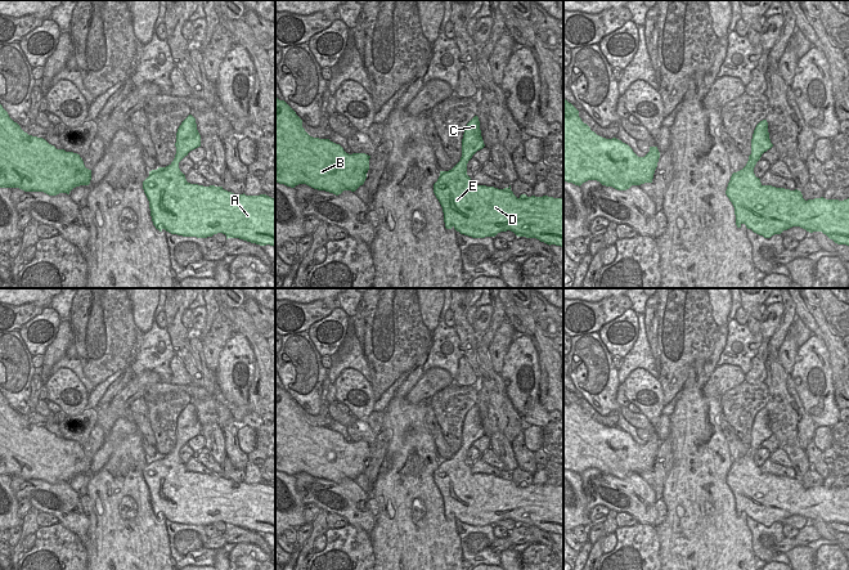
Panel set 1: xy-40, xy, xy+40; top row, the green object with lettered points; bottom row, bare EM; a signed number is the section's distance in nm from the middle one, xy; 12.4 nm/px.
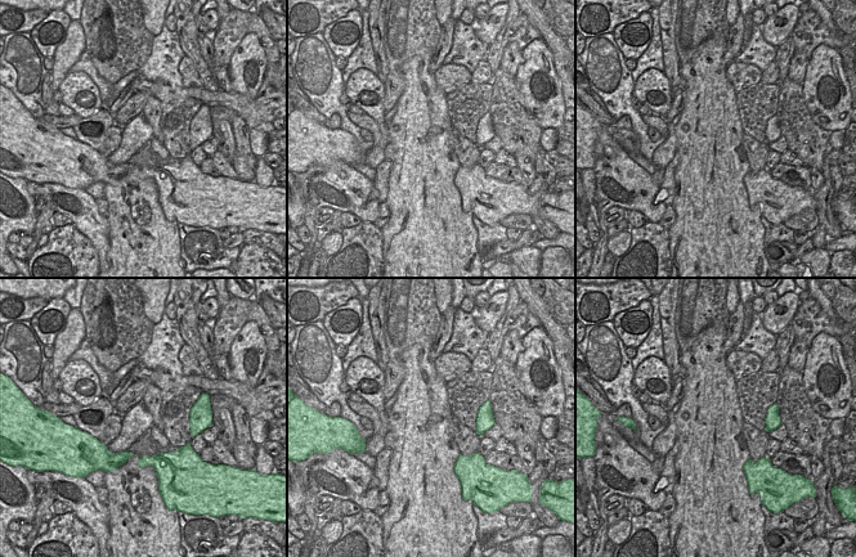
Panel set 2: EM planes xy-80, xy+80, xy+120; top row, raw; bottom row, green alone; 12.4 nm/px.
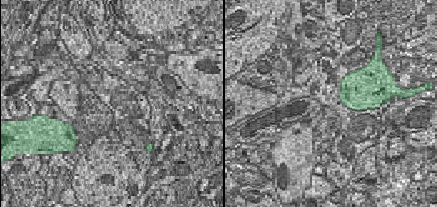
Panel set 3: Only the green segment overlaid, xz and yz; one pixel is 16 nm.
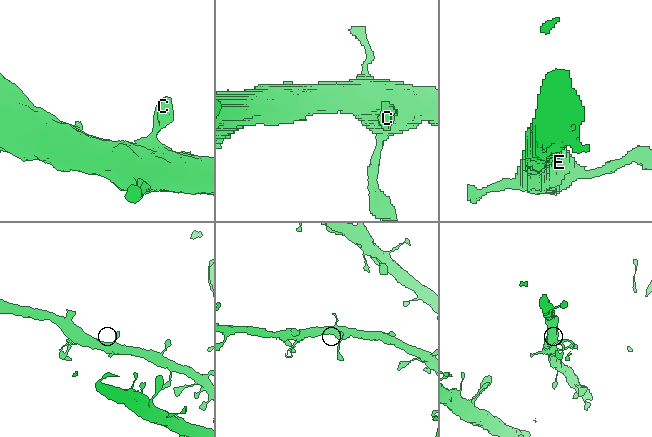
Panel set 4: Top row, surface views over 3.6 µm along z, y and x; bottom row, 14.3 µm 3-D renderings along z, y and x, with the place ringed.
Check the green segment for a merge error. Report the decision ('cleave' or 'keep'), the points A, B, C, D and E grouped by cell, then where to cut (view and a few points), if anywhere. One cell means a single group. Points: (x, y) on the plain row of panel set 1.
keep; A B C D E; no cut

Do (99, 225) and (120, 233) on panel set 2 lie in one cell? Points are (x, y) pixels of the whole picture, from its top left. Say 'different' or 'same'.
different

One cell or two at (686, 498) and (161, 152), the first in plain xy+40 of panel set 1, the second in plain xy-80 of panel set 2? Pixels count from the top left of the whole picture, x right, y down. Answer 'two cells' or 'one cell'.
two cells

